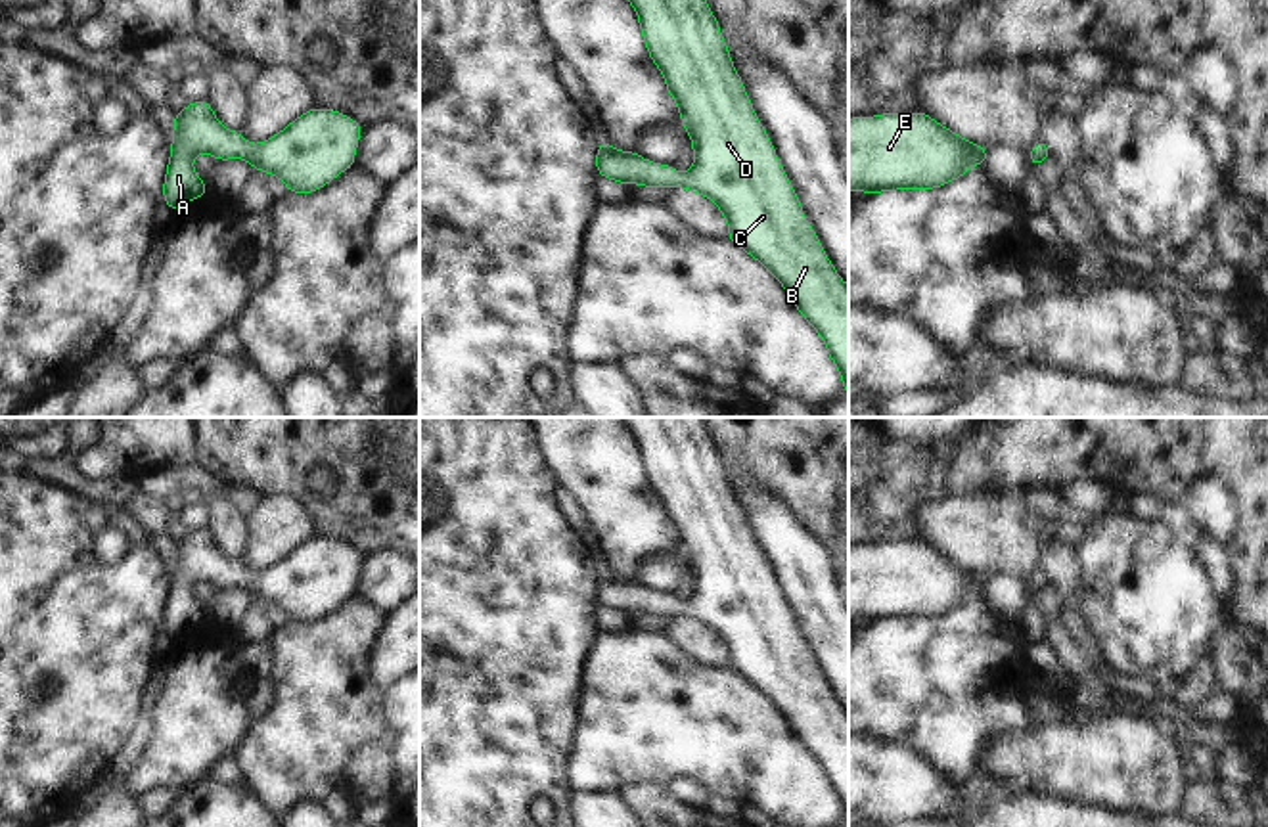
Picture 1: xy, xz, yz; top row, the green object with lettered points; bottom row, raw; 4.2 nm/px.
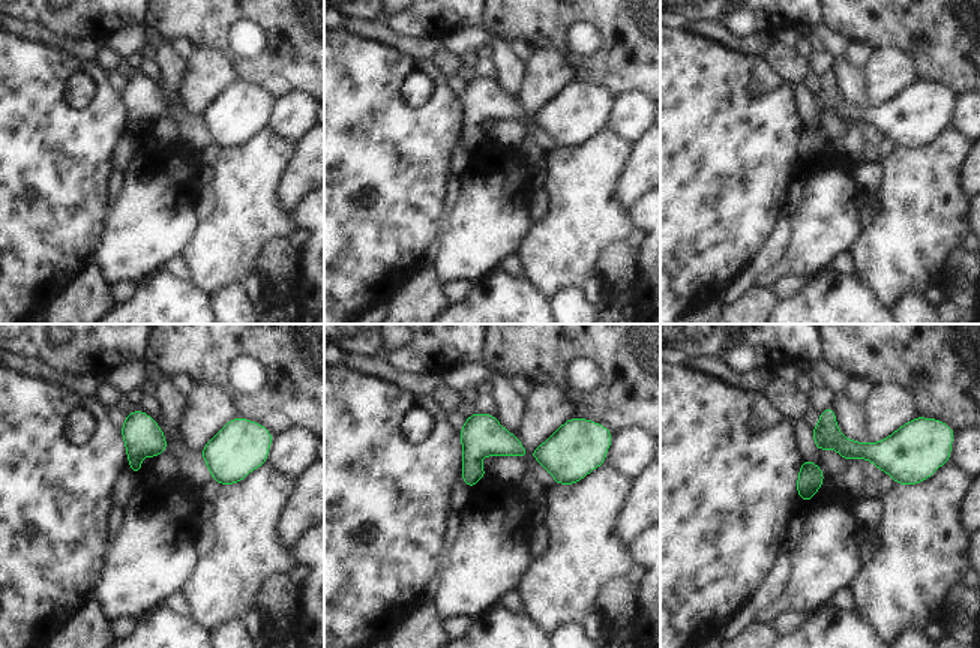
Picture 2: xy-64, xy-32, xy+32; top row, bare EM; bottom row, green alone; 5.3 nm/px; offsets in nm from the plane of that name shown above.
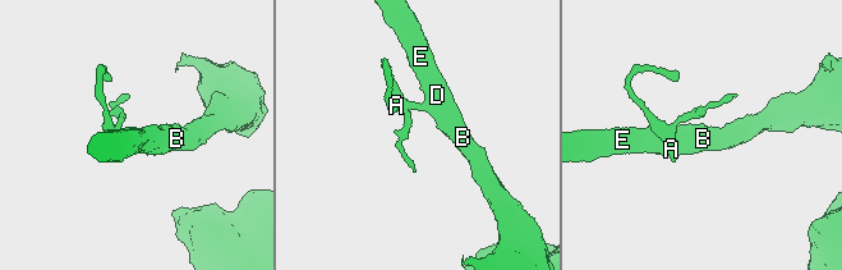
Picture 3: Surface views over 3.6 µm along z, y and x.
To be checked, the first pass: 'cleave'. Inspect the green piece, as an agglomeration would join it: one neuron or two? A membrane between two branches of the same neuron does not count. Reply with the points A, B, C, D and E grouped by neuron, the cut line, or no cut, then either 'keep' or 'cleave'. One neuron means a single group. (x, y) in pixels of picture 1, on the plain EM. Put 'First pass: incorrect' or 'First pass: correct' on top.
First pass: incorrect
groups A B C D E; cut none; keep

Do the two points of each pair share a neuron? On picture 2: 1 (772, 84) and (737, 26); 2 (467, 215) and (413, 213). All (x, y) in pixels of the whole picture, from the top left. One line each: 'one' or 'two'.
1: two
2: two

